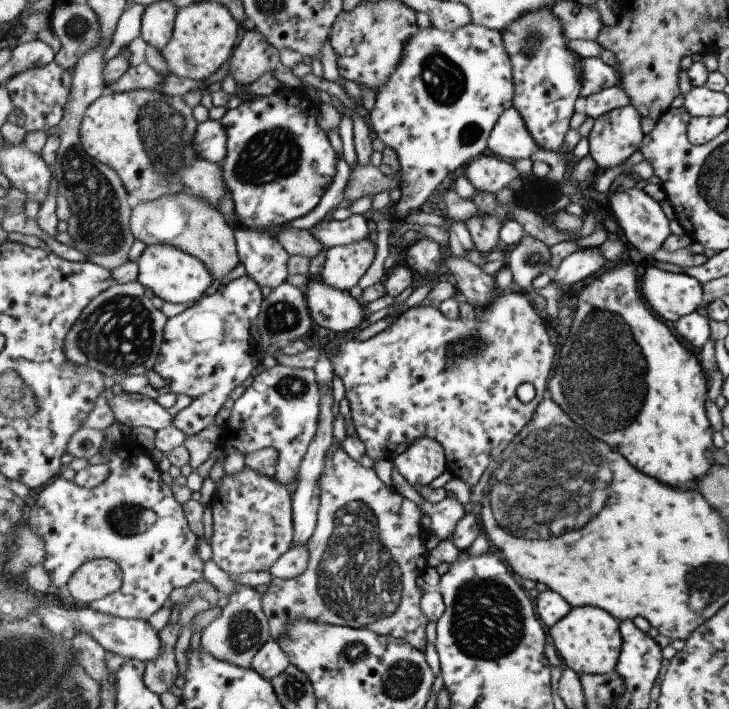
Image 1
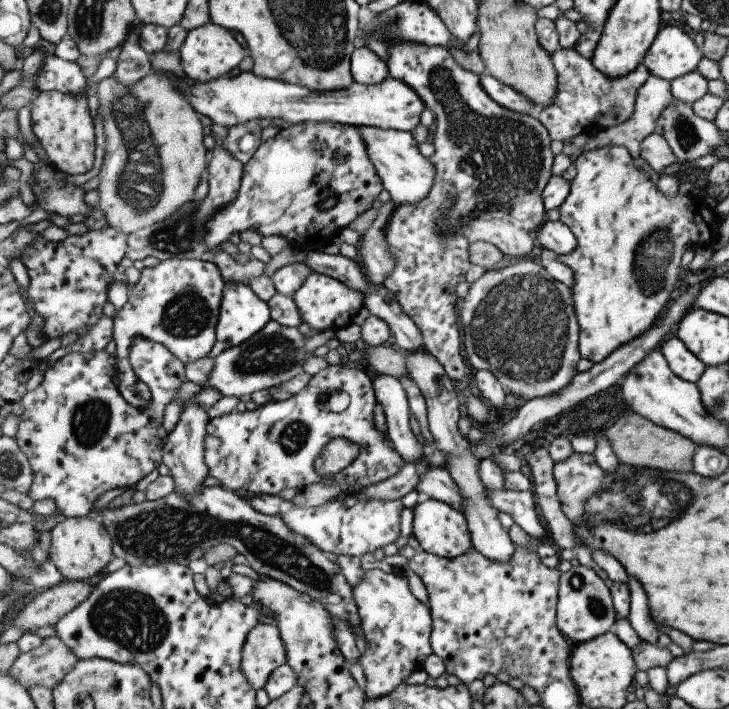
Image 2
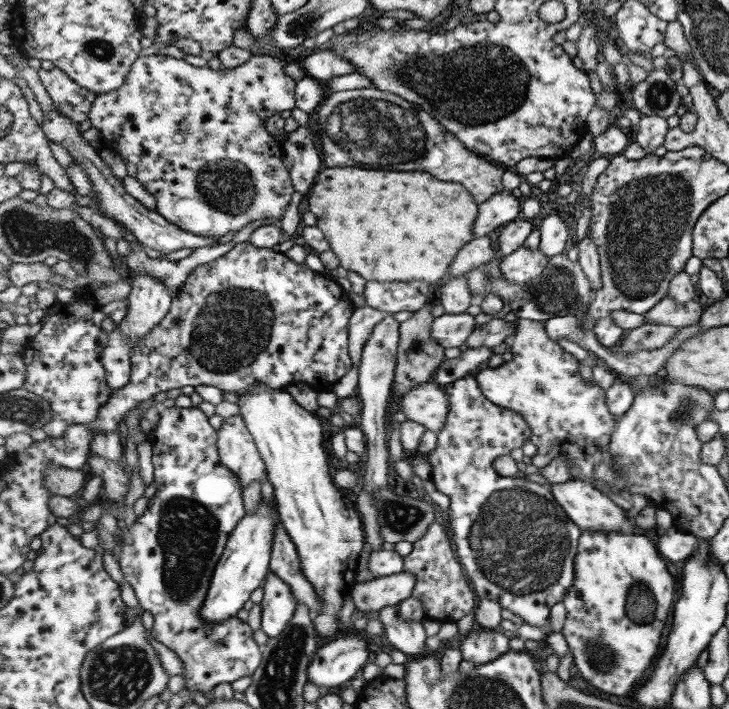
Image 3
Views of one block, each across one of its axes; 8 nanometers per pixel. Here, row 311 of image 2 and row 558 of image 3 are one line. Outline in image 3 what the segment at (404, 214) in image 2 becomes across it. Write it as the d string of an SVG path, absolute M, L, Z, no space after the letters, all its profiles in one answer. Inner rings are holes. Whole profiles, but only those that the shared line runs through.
M434 520L433 525L429 526L428 532L413 544L413 550L404 557L404 572L417 578L412 596L422 603L428 618L440 621L440 623L454 622L458 624L461 622L461 618L475 612L477 600L463 576L464 567L455 558L456 550L453 550L452 543L445 534L445 528L439 521Z

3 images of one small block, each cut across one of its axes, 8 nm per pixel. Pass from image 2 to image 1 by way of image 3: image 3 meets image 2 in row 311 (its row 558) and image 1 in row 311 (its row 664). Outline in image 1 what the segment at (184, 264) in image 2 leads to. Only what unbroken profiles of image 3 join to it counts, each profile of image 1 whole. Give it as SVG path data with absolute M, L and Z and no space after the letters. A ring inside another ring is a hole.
M247 274L224 284L209 296L201 298L193 303L182 313L168 318L165 323L164 344L160 351L159 359L155 364L155 372L161 376L165 383L163 388L153 388L149 384L149 378L145 375L129 375L123 380L123 390L127 393L141 394L142 396L156 399L166 393L175 395L184 394L191 397L189 406L178 412L177 428L189 435L197 435L215 422L215 416L221 408L230 406L231 394L237 386L245 384L245 380L253 374L257 368L255 361L256 343L251 336L251 325L261 314L262 304L265 298L261 294L261 283L253 280Z

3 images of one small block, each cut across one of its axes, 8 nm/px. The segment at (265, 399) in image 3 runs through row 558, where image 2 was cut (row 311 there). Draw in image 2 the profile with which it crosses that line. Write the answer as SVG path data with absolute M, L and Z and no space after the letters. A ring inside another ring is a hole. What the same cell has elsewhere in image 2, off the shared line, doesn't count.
M312 273L307 281L294 297L295 303L301 312L303 321L317 331L333 330L339 331L351 326L359 310L364 307L365 298L359 290L347 286L345 282L326 276L325 274Z

